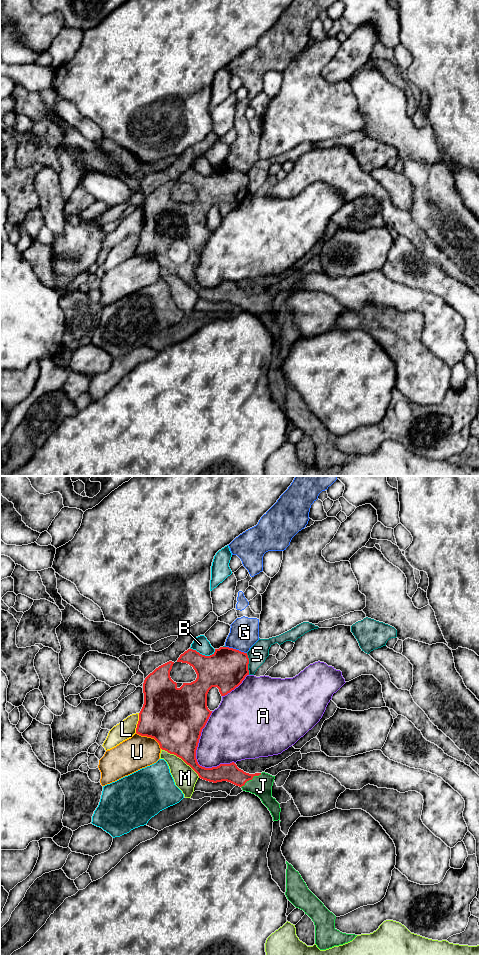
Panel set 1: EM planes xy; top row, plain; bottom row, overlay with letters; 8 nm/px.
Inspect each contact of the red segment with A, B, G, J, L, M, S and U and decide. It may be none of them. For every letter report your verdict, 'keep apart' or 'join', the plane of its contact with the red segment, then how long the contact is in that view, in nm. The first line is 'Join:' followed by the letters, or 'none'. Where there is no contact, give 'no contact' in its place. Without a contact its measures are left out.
Join: J
A: keep apart; contact in xy; length 460 nm
B: keep apart; contact in xy; length 220 nm
G: keep apart; contact in xy; length 180 nm
J: join; contact in xy; length 200 nm
L: keep apart; contact in xy; length 160 nm
M: keep apart; contact in xy; length 400 nm
S: keep apart; contact in xy; length 180 nm
U: keep apart; contact in xy; length 240 nm

